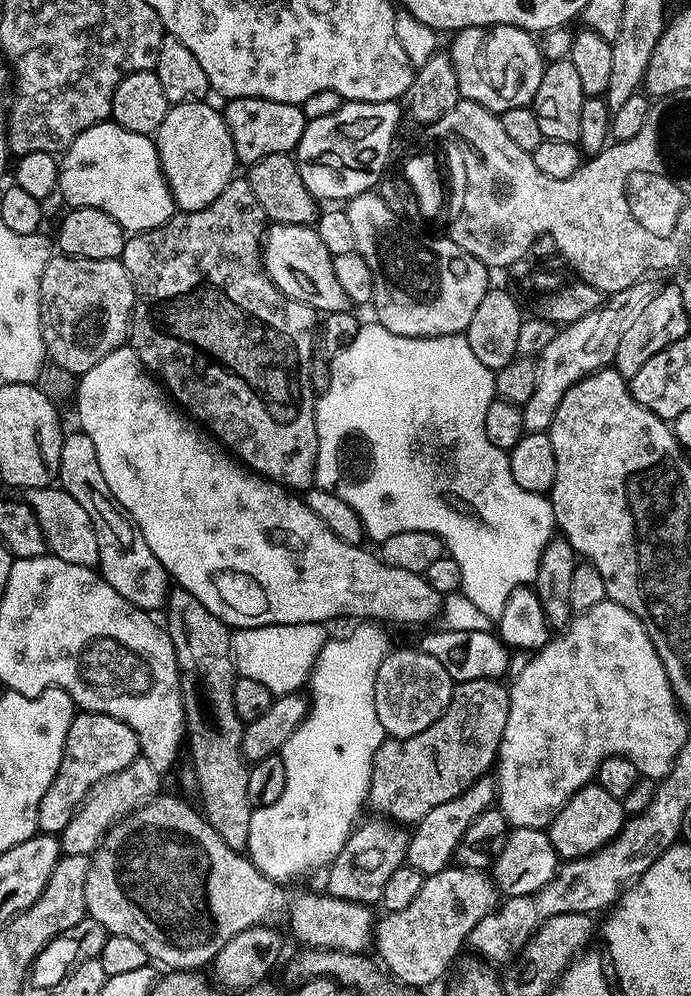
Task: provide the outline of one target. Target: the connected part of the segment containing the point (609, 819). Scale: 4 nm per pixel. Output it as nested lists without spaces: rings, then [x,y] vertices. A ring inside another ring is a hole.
[[[590,782],[586,787],[579,788],[562,805],[546,829],[557,857],[564,862],[577,860],[583,856],[591,856],[604,845],[611,843],[625,826],[624,807],[625,805],[618,798],[606,794],[606,790],[602,790],[600,784]]]

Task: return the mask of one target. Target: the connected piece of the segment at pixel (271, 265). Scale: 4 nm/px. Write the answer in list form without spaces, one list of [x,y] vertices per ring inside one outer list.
[[[277,223],[271,227],[262,237],[262,263],[274,286],[291,300],[309,304],[320,314],[349,311],[348,295],[338,286],[338,278],[334,278],[333,256],[322,246],[322,238],[318,238],[315,227]]]

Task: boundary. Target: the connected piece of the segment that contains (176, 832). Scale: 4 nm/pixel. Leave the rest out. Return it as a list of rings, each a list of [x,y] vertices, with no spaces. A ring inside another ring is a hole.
[[[157,795],[156,799],[148,804],[143,804],[136,811],[128,813],[123,820],[116,821],[109,828],[108,833],[104,835],[104,840],[92,853],[90,859],[92,865],[86,874],[86,913],[94,921],[101,924],[105,930],[113,936],[125,936],[126,938],[134,938],[134,942],[138,942],[138,946],[142,946],[142,950],[146,950],[146,954],[157,965],[165,964],[168,970],[200,970],[211,965],[216,956],[222,950],[222,946],[226,946],[228,942],[233,940],[238,934],[242,934],[244,930],[251,928],[259,928],[261,926],[281,926],[280,924],[288,924],[288,928],[292,931],[292,936],[298,943],[304,944],[305,949],[325,948],[326,950],[334,950],[338,952],[358,952],[367,953],[374,944],[374,919],[372,920],[373,909],[367,904],[354,904],[349,900],[342,900],[337,896],[329,896],[316,892],[295,892],[292,886],[285,887],[283,883],[270,879],[266,874],[259,872],[248,859],[247,855],[241,854],[237,849],[231,846],[221,838],[213,828],[204,819],[203,815],[195,807],[191,808],[184,799],[179,795],[164,796]]]

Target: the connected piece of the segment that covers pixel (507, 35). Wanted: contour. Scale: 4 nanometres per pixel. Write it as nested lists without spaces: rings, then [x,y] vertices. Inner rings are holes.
[[[496,24],[492,28],[464,28],[451,40],[452,65],[463,99],[478,102],[478,106],[486,106],[486,110],[497,114],[531,105],[546,67],[533,33],[518,26]]]

